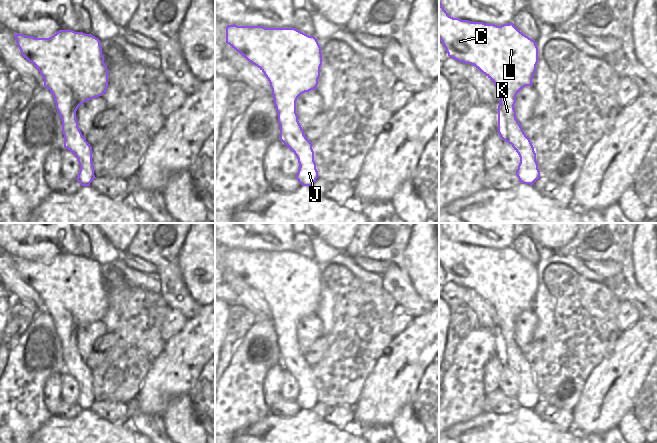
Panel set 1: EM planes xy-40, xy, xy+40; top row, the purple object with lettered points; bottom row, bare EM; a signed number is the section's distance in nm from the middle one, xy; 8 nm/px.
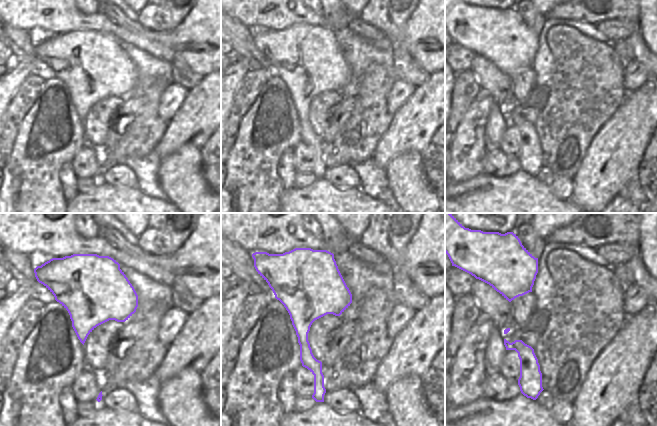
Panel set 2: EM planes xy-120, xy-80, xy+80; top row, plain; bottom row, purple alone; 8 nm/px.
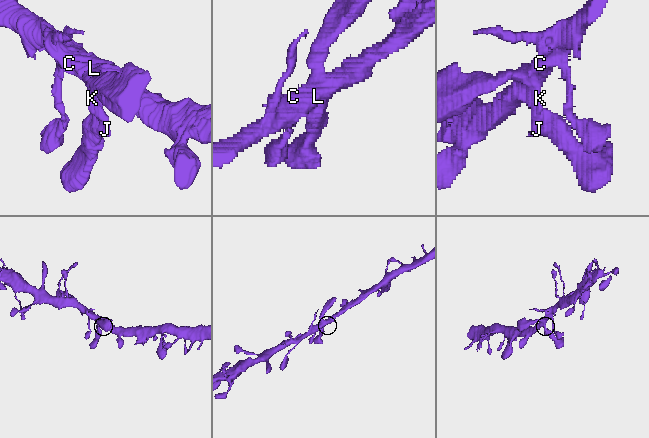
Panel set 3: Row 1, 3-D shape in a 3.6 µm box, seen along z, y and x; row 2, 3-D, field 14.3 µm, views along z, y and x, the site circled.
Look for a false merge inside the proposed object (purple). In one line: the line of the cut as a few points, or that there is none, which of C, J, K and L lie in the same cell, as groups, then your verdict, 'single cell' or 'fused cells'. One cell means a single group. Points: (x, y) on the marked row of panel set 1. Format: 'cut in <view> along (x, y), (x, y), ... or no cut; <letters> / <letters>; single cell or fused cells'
no cut; C J K L; single cell

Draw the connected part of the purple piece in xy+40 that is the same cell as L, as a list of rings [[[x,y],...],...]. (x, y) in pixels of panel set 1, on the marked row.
[[[439,0],[439,40],[444,45],[448,56],[465,64],[475,66],[495,85],[500,103],[498,105],[498,133],[512,145],[520,157],[516,171],[519,181],[533,185],[540,178],[534,147],[516,119],[514,105],[516,95],[525,87],[532,86],[532,79],[538,63],[536,42],[523,34],[512,22],[497,26],[483,22],[461,20],[448,15]]]

